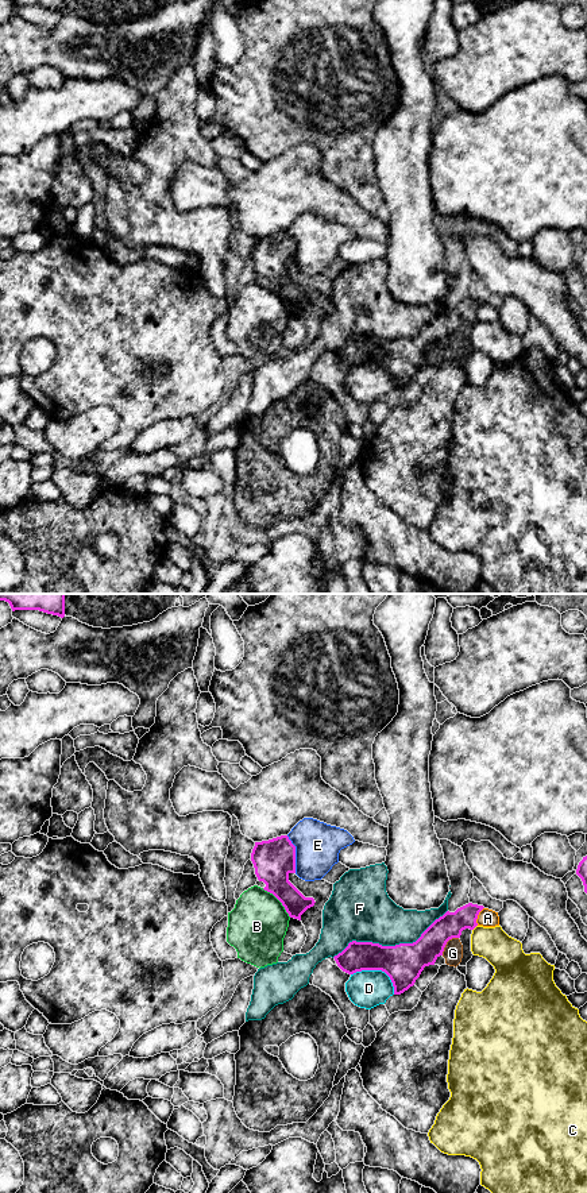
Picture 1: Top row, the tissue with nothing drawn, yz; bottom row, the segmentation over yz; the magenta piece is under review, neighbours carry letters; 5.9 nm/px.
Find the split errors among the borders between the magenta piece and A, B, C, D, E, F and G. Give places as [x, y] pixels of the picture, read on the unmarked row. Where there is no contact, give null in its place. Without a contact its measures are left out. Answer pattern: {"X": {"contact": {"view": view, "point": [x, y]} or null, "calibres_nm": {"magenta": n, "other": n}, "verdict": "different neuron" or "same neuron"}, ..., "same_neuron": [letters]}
{"A": {"contact": {"view": "yz", "point": [477, 312]}, "calibres_nm": {"magenta": 150, "other": 110}, "verdict": "different neuron"}, "B": {"contact": {"view": "yz", "point": [278, 294]}, "calibres_nm": {"magenta": 240, "other": 360}, "verdict": "different neuron"}, "C": {"contact": {"view": "yz", "point": [475, 321]}, "calibres_nm": {"magenta": 150, "other": 200}, "verdict": "different neuron"}, "D": {"contact": {"view": "yz", "point": [378, 365]}, "calibres_nm": {"magenta": 240, "other": 220}, "verdict": "different neuron"}, "E": {"contact": {"view": "yz", "point": [294, 250]}, "calibres_nm": {"magenta": 240, "other": 280}, "verdict": "different neuron"}, "F": {"contact": {"view": "yz", "point": [389, 342]}, "calibres_nm": {"magenta": 240, "other": 340}, "verdict": "different neuron"}, "G": {"contact": {"view": "yz", "point": [445, 339]}, "calibres_nm": {"magenta": 200, "other": 120}, "verdict": "different neuron"}, "same_neuron": []}

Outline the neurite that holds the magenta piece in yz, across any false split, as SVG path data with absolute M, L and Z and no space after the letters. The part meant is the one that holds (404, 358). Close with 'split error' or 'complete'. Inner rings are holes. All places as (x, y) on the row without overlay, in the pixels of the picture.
M468 298L455 308L447 306L413 339L382 341L352 336L333 354L348 370L362 366L385 367L393 378L394 390L401 390L414 381L425 362L435 360L449 335L460 333L463 325L478 321L476 314L483 304Z; complete

